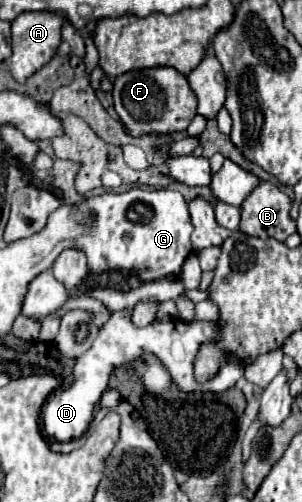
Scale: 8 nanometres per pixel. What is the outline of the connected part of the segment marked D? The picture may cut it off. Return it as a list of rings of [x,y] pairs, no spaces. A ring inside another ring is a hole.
[[[132,307],[114,311],[110,319],[100,327],[100,333],[94,341],[94,345],[76,361],[74,365],[74,383],[68,389],[58,389],[54,391],[46,403],[42,405],[42,431],[46,439],[50,441],[72,441],[78,439],[86,433],[90,421],[92,421],[92,411],[96,403],[100,401],[100,395],[108,387],[108,377],[110,369],[132,363],[144,353],[154,353],[170,371],[172,379],[182,391],[226,391],[240,379],[240,361],[234,359],[232,355],[224,357],[224,363],[220,365],[218,373],[208,379],[206,383],[198,383],[194,375],[194,361],[202,345],[218,343],[220,341],[220,327],[210,321],[194,321],[194,323],[184,323],[184,321],[152,321],[146,327],[136,327],[132,323]],[[76,369],[88,379],[88,381],[76,381]]]

